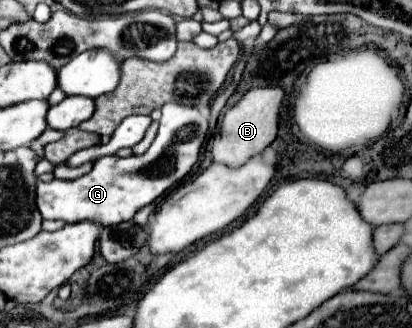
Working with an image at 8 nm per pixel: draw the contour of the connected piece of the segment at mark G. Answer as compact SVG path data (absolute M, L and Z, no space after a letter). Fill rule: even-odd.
M166 103L162 107L158 135L144 155L108 155L96 159L92 171L78 179L54 179L50 183L38 181L36 201L42 217L60 219L64 223L94 221L102 227L130 221L140 207L152 203L166 189L182 181L194 167L208 131L208 115L210 111L206 105Z

